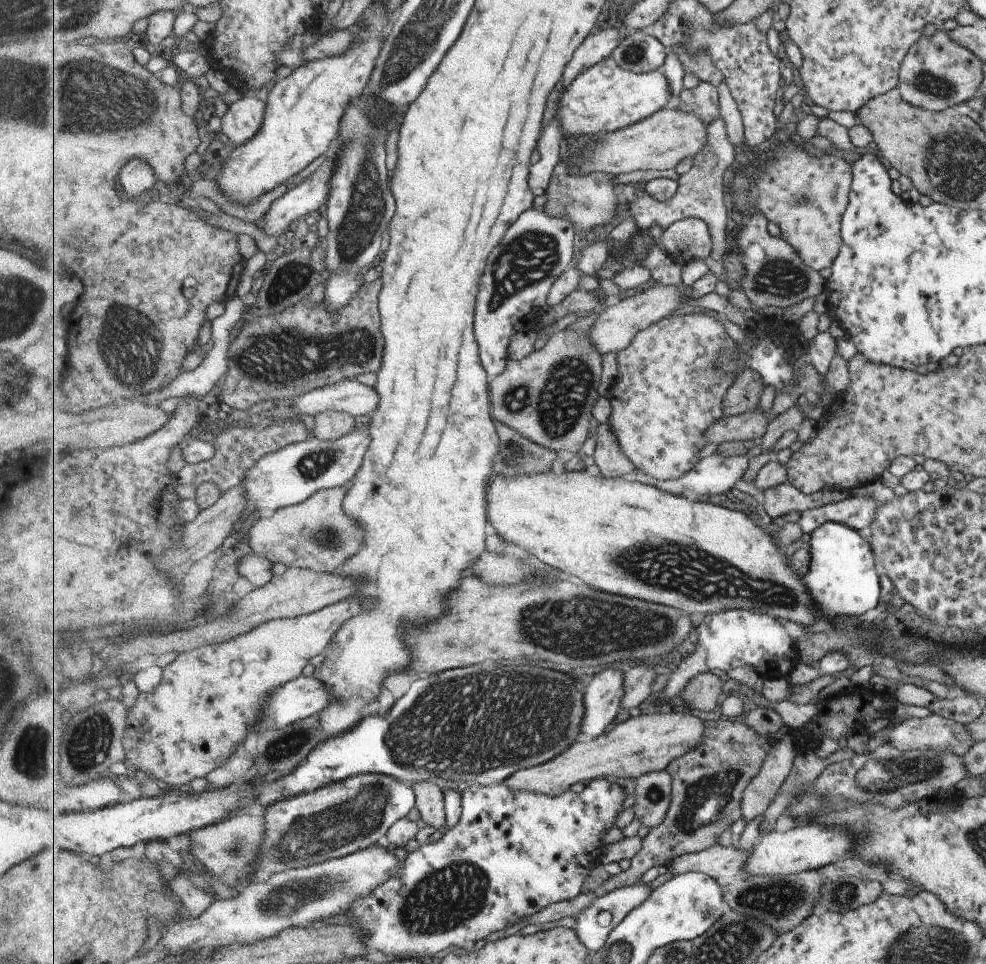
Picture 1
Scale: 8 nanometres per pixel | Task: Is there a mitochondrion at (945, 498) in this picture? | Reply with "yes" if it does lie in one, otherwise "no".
no

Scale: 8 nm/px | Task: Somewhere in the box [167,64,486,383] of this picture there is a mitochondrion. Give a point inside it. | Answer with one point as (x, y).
(365, 211)

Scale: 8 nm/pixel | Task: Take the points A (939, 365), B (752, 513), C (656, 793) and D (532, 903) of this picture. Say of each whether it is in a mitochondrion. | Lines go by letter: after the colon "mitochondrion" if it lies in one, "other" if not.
A: other
B: other
C: mitochondrion
D: other

